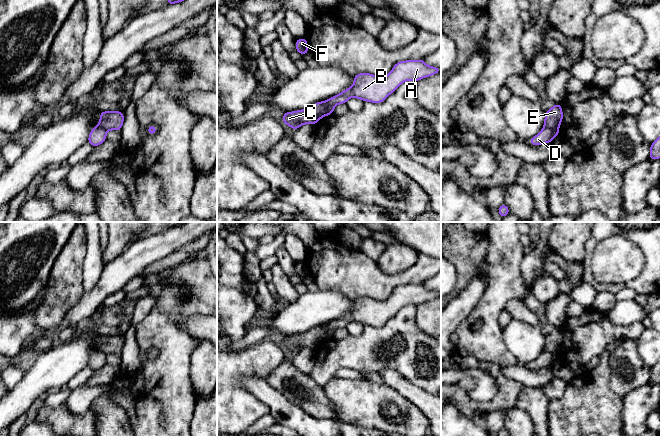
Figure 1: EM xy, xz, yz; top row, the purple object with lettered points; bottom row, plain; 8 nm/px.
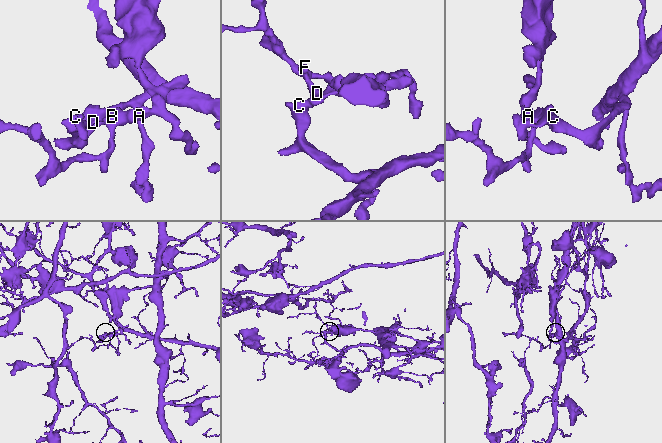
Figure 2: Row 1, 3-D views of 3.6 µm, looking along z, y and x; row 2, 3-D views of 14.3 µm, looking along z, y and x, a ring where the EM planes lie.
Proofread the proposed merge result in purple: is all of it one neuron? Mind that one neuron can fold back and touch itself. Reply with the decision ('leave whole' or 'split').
split

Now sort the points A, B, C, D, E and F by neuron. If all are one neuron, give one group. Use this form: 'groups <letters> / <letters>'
groups A B E / C D F

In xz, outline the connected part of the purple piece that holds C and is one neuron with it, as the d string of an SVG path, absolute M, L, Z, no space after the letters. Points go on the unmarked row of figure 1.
M321 325L304 334L284 337L283 348L287 348L294 354L298 353L303 348L315 349L322 341L324 341L325 330L326 325Z

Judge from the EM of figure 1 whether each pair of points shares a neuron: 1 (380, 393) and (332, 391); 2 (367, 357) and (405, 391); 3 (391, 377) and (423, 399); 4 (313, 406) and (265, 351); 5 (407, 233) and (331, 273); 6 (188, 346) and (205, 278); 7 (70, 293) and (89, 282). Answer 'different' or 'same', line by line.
1: same
2: different
3: same
4: different
5: different
6: same
7: different

